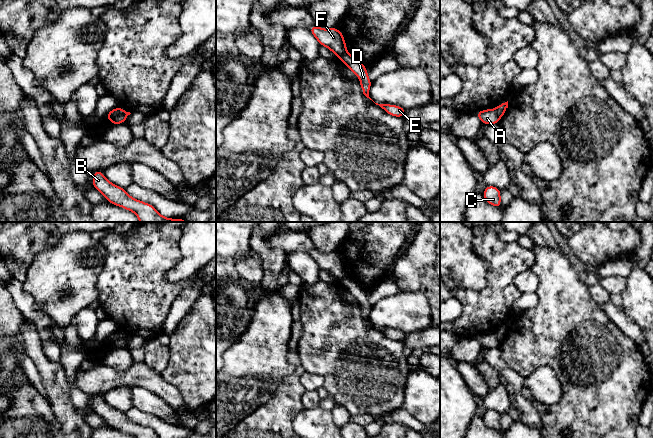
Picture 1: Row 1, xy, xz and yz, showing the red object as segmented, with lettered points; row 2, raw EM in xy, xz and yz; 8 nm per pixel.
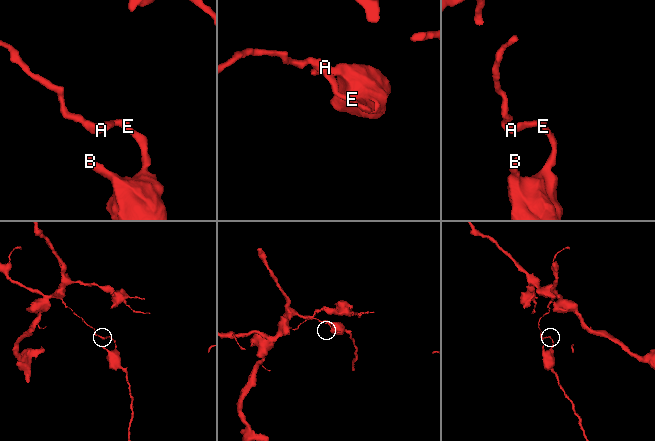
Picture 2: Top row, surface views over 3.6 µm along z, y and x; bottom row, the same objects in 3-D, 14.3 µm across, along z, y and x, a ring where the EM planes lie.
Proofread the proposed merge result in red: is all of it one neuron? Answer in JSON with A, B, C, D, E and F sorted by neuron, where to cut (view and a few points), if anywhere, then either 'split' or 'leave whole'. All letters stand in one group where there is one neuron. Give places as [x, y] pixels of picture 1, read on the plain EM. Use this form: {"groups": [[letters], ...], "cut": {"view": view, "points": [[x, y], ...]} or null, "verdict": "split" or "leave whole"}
{"groups": [["A", "F"], ["B", "C", "D", "E"]], "cut": {"view": "yz", "points": [[495, 333], [499, 341]]}, "verdict": "split"}

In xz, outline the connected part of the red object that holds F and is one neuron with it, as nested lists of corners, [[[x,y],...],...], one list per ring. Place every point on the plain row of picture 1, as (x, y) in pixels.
[[[317,249],[308,252],[319,268],[330,273],[337,281],[347,277],[343,258],[336,252],[322,253]]]

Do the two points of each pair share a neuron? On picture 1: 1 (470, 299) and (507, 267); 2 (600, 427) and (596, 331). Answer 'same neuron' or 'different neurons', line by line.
1: same neuron
2: same neuron

